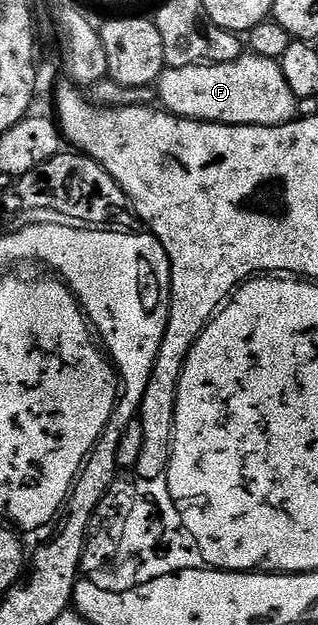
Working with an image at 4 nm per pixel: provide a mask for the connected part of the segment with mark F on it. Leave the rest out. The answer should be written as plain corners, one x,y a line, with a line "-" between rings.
244,55
220,65
190,65
180,69
163,70
157,82
157,90
162,108
174,113
177,117
188,117
191,121
216,121
222,125
286,125
288,121
296,120
295,105
297,98
285,83
283,66
279,61
268,57

